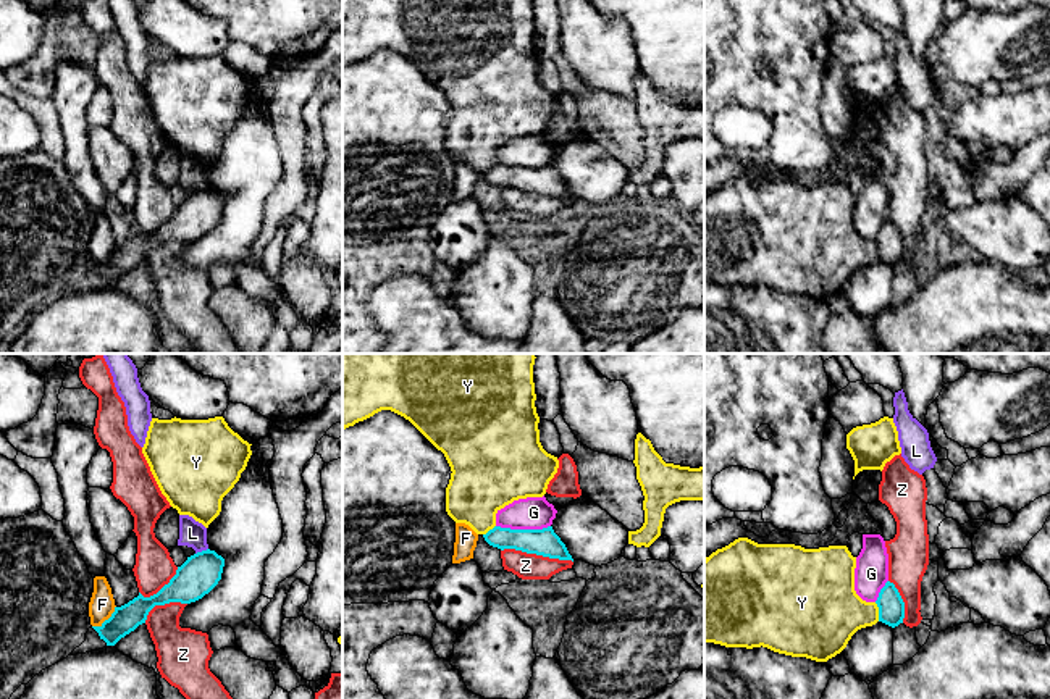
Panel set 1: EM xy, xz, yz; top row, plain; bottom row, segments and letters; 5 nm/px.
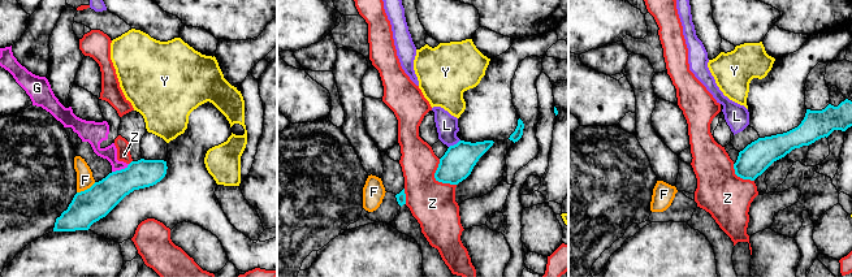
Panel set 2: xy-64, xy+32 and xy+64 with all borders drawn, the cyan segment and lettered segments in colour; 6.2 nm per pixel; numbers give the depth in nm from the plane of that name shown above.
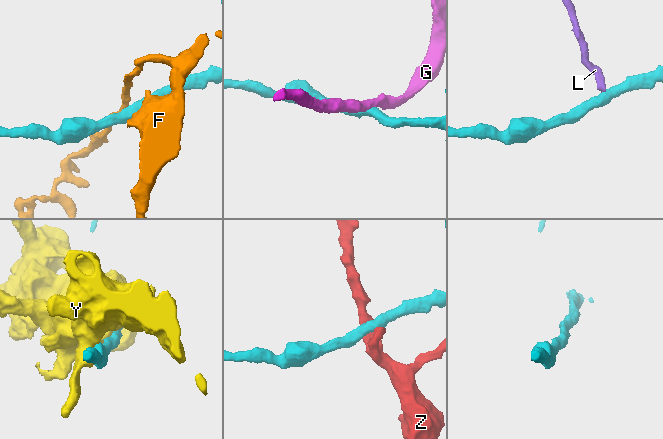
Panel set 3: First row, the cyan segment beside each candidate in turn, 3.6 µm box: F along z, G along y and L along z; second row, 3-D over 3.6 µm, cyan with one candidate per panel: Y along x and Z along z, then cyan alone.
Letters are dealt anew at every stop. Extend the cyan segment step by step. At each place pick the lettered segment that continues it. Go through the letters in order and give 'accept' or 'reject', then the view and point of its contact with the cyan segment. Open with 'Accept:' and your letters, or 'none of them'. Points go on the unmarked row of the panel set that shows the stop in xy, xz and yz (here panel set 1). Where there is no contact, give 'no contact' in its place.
Accept: none of them
F: reject | xy (105, 259)
G: reject | xz (524, 168)
L: reject | xy (202, 189)
Y: reject | yz (879, 251)
Z: reject | xz (537, 192)

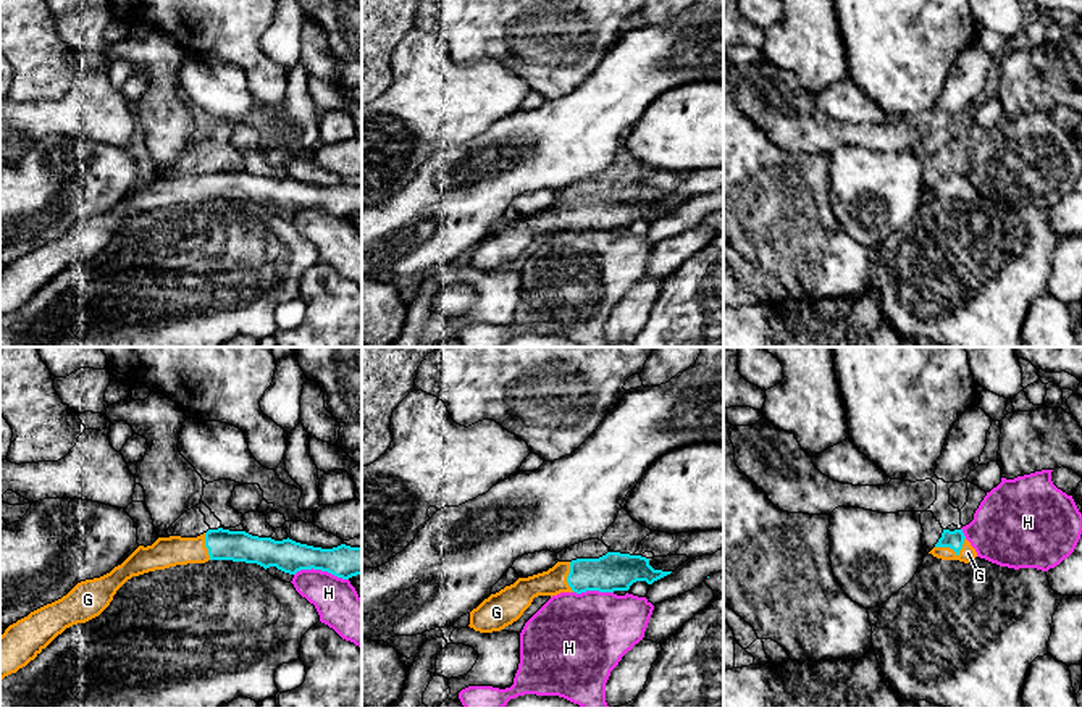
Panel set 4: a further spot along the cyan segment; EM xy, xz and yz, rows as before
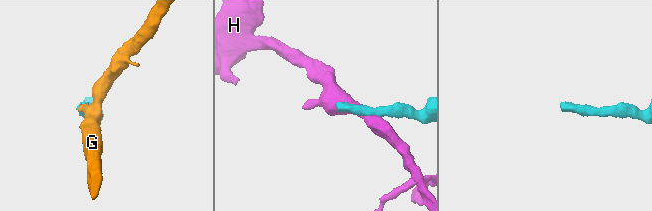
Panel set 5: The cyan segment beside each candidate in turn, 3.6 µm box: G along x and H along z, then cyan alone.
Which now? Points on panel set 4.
Accept: G
G: accept | yz (953, 188)
H: reject | xy (322, 209)

